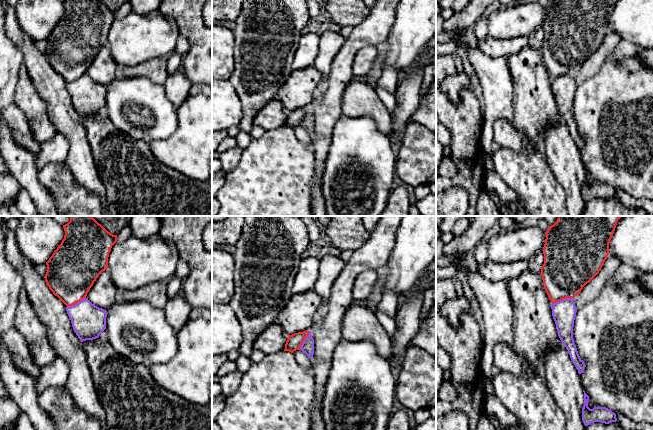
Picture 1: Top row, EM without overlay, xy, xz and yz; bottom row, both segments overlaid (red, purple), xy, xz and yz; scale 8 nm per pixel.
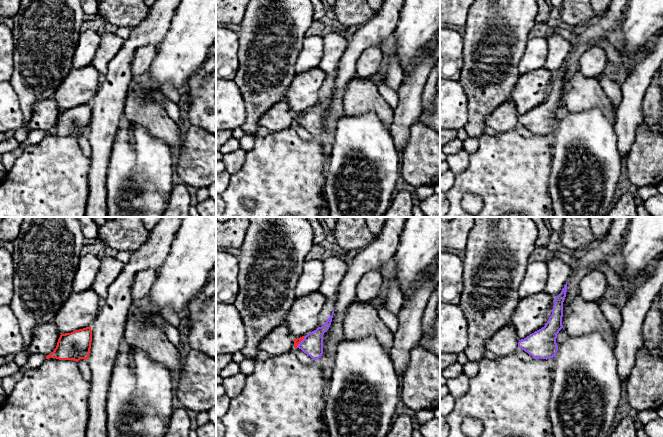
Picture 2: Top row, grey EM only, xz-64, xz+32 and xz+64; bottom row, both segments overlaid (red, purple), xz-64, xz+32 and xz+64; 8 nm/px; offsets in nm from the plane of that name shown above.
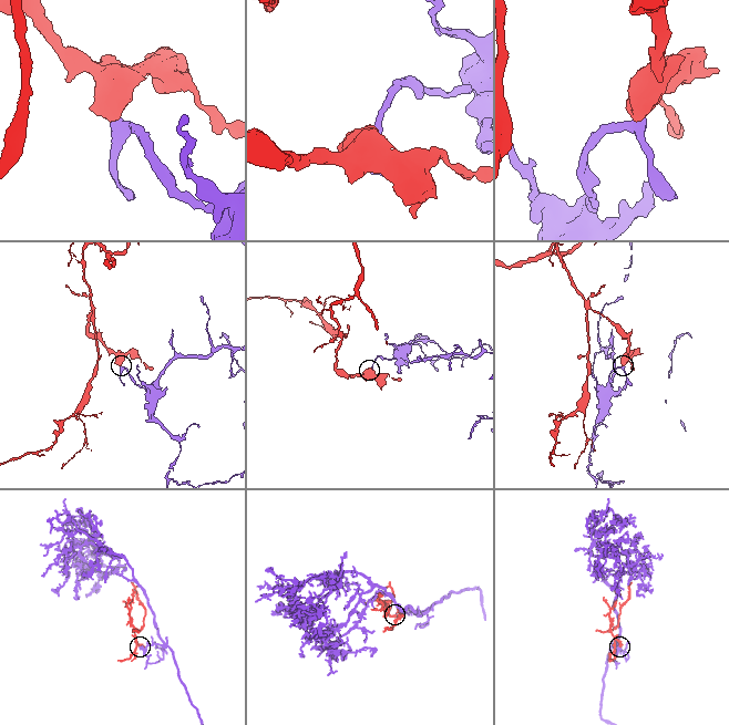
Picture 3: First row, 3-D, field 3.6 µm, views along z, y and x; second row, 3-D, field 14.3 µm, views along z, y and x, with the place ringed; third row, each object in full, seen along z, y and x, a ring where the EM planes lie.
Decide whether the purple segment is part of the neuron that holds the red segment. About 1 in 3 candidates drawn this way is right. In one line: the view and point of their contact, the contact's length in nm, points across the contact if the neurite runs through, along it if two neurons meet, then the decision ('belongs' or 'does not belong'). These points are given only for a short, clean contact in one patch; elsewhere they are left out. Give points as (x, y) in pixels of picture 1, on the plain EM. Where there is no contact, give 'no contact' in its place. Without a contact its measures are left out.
yz (562, 75) | 180 nm | along yz (573, 73), (567, 73), (552, 79) | does not belong

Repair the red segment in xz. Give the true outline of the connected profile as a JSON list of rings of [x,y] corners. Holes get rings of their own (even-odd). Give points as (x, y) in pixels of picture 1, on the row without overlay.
[[[303,107],[289,111],[285,120],[284,127],[289,127],[293,129],[296,126],[300,126],[302,119],[308,111],[309,107]]]

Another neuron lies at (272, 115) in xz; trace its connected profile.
[[[278,100],[268,101],[254,116],[253,125],[260,126],[266,131],[284,127],[288,111]]]

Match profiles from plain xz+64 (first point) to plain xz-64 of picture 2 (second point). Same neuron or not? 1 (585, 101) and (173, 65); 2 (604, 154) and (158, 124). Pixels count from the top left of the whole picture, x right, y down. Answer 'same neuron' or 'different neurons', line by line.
1: different neurons
2: different neurons

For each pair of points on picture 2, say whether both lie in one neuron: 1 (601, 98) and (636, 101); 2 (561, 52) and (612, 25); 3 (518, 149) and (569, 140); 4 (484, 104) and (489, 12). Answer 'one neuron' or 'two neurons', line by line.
1: two neurons
2: two neurons
3: two neurons
4: one neuron

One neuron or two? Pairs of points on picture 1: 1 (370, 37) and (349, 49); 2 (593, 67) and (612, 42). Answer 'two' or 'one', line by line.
1: one
2: one

